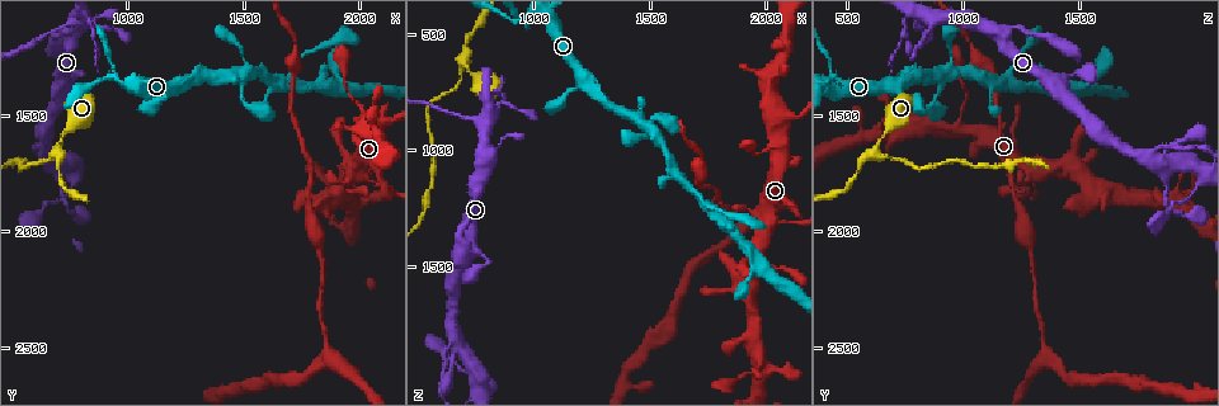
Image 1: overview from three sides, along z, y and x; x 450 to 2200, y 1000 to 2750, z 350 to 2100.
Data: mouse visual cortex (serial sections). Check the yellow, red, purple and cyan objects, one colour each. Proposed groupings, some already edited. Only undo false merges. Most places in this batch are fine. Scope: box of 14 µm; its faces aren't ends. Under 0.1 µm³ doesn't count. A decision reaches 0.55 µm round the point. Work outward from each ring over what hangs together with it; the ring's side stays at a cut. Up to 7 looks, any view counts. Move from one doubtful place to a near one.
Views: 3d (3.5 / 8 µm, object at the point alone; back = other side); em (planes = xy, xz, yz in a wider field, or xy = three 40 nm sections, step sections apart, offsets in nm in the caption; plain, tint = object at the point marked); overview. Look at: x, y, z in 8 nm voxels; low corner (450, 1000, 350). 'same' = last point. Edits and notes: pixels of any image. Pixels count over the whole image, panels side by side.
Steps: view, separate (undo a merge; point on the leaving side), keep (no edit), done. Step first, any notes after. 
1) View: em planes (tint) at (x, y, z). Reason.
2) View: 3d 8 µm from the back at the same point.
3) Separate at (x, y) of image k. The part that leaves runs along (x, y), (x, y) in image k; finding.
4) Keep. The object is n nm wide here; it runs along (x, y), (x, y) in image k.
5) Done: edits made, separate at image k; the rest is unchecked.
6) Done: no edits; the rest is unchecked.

View: 3d 3.5 µm at (690, 1670, 630).

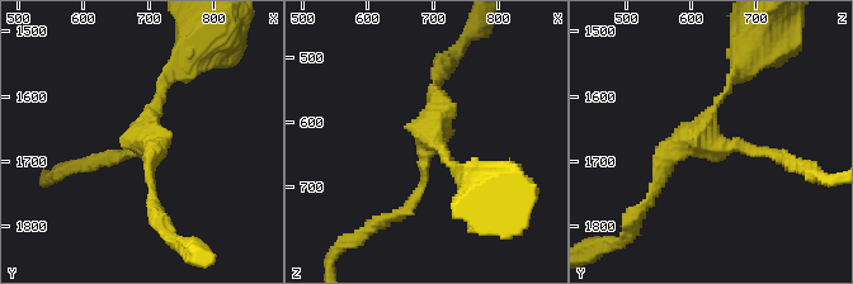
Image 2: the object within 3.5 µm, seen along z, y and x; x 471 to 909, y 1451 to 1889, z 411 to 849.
View: em xy step 1 (tint) at (695, 1665, 620). Need the tissue.

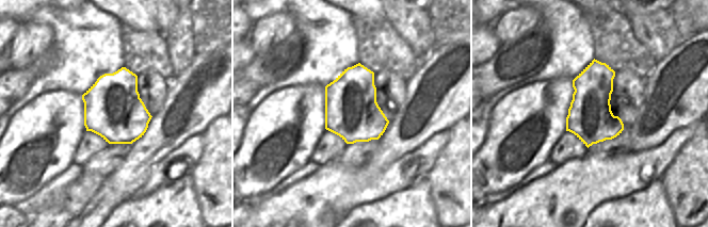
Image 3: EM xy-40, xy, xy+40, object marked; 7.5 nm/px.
Keep. The arms are 150, 150, 200 nm wide; one cell here.

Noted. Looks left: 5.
View: 3d 3.5 µm at (690, 1120, 850). Thick turns thin.

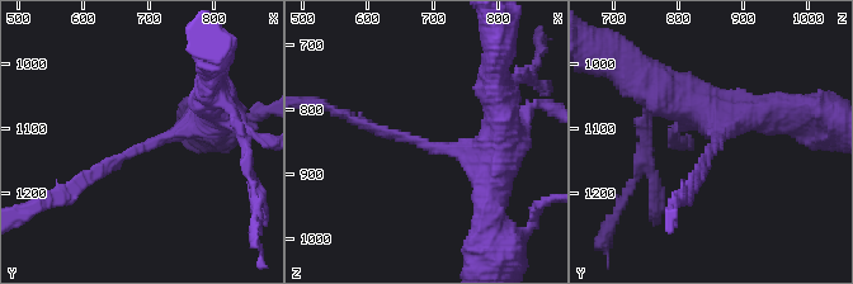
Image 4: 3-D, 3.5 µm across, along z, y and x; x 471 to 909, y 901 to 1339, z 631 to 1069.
View: em planes (tint) at (690, 1125, 860). The arms are 150, 400 nm wide; now the EM.

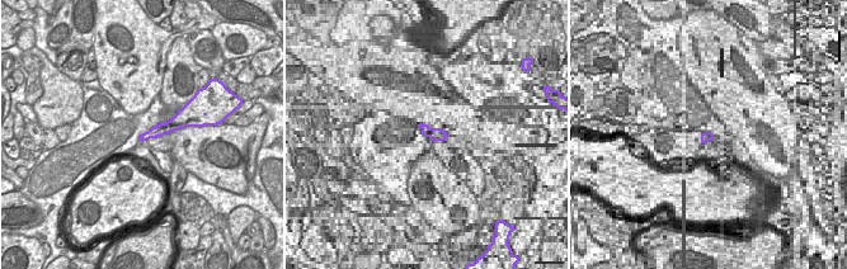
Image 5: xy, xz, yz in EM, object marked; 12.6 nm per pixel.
View: em xy step 1 (tint) at the same point. Cut it another way.

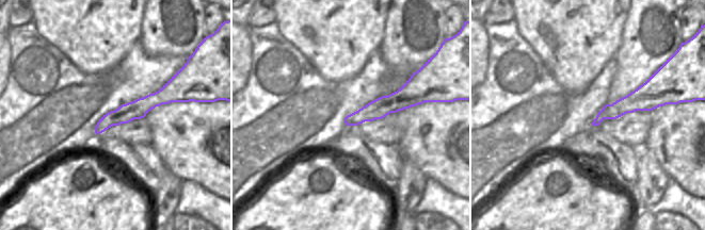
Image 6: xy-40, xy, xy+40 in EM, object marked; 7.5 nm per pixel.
Keep. It runs along (210, 112), (74, 187) in image 4; continuous, no second cell.

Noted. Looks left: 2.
View: 3d 3.5 µm from the back at (1900, 1840, 1560). Branch point.

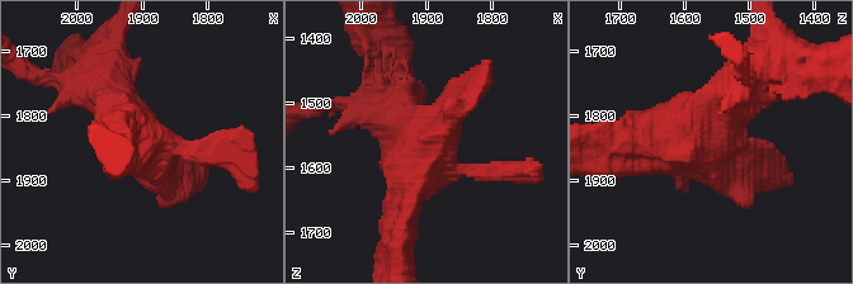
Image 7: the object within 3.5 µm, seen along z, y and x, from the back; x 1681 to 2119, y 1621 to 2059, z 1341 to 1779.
View: em xy step 1 (tint) at (1905, 1840, 1555). Shape alone is not enough.

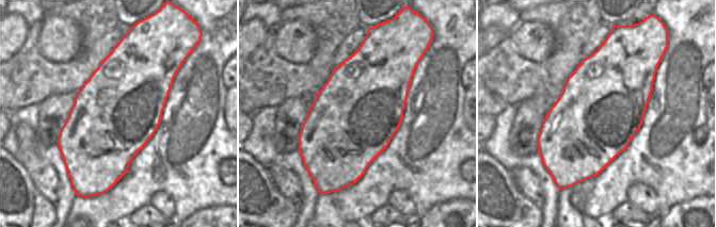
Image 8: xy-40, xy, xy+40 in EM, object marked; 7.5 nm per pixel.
Keep. The object is 650 nm wide here; it runs along (760, 62), (689, 136), (627, 143) in image 7; continuous, no second cell.

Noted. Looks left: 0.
Done: no edits; the rest is unchecked.

